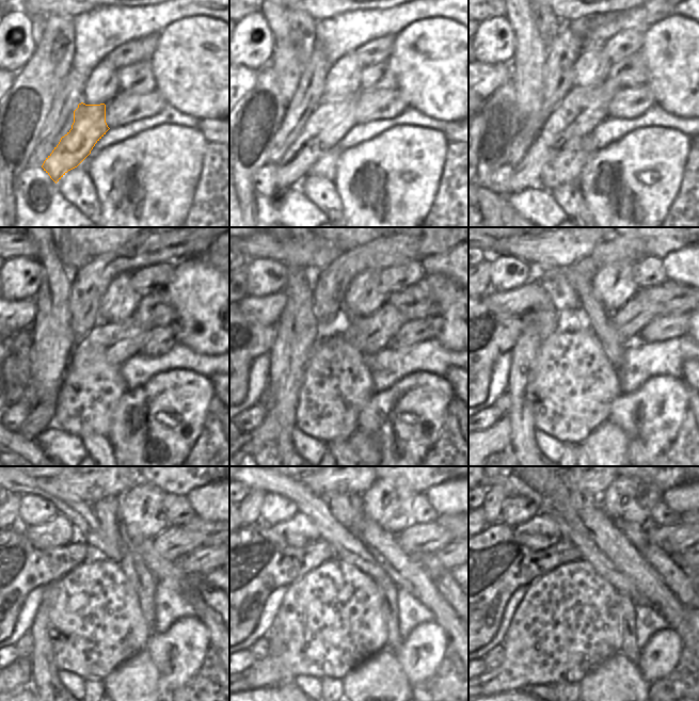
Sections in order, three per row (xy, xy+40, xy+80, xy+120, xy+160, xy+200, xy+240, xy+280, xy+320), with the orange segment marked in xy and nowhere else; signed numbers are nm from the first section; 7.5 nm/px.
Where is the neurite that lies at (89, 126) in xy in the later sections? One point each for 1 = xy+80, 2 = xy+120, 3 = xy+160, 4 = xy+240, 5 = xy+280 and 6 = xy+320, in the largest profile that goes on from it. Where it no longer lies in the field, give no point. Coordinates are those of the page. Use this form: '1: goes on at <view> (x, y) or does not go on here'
1: goes on at xy+80 (582, 109)
2: goes on at xy+120 (114, 344)
3: goes on at xy+160 (369, 335)
4: goes on at xy+240 (177, 540)
5: goes on at xy+280 (415, 539)
6: goes on at xy+320 (674, 538)

